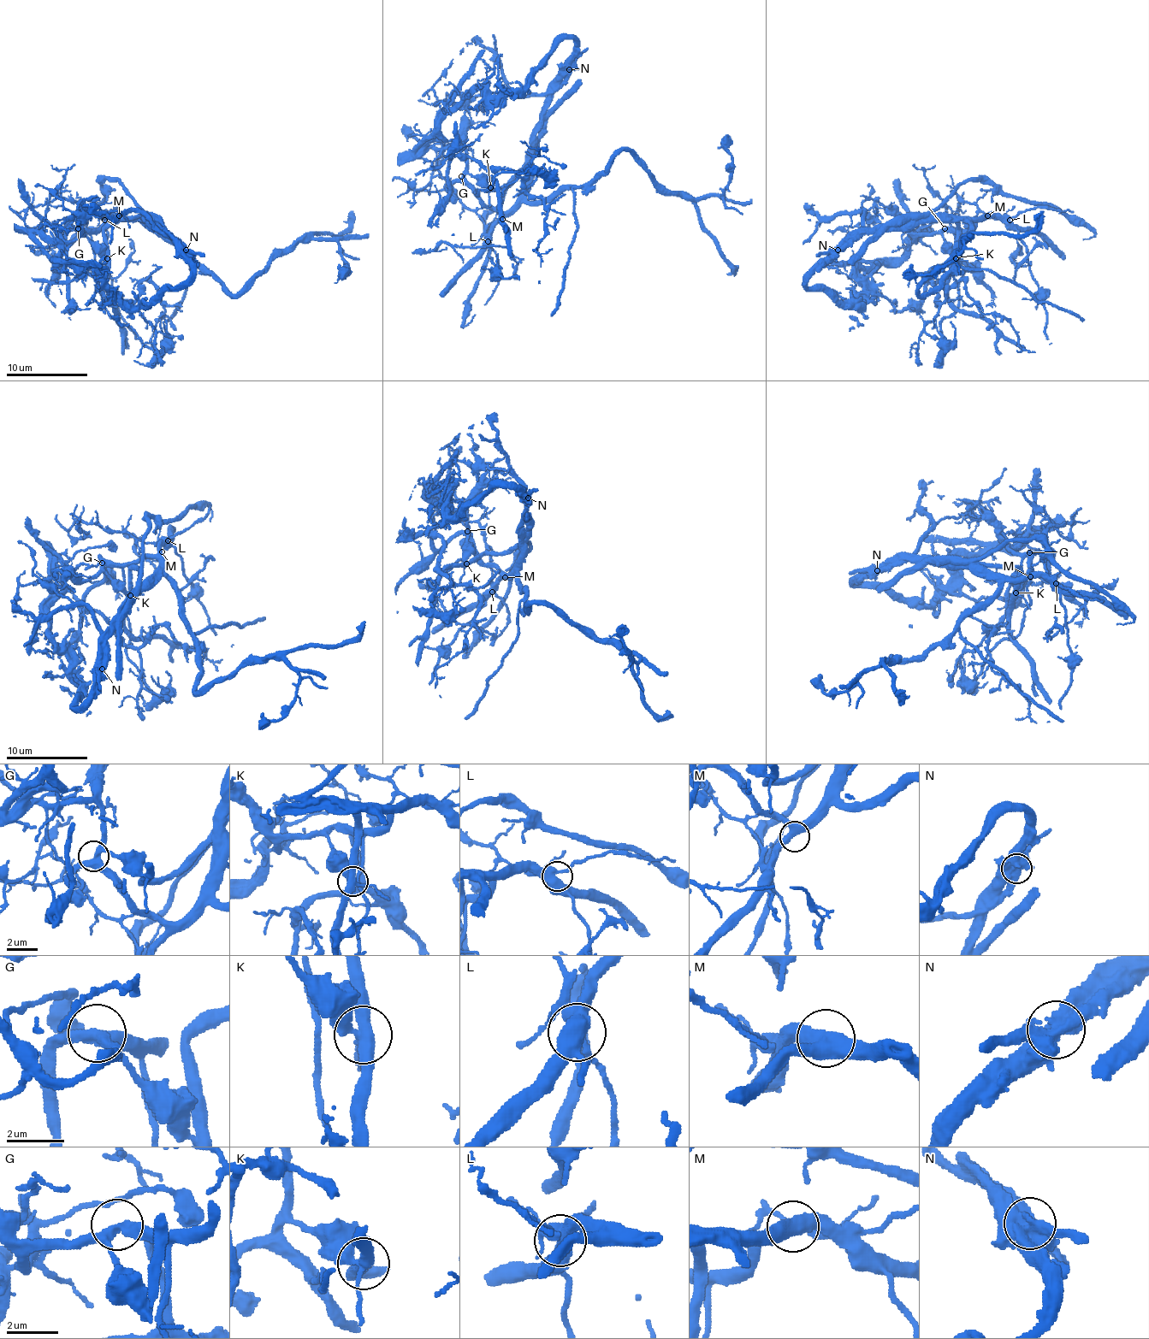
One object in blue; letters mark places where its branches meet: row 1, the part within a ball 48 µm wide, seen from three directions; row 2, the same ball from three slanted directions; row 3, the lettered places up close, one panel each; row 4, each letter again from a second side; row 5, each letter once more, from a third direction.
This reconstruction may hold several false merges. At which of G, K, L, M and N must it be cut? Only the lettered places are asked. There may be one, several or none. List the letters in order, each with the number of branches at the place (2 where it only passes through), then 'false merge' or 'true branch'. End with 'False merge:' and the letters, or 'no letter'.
G: branches 4; true branch
K: branches 4; false merge
L: branches 4; true branch
M: branches 3; true branch
N: branches 4; false merge
False merge: K, N

